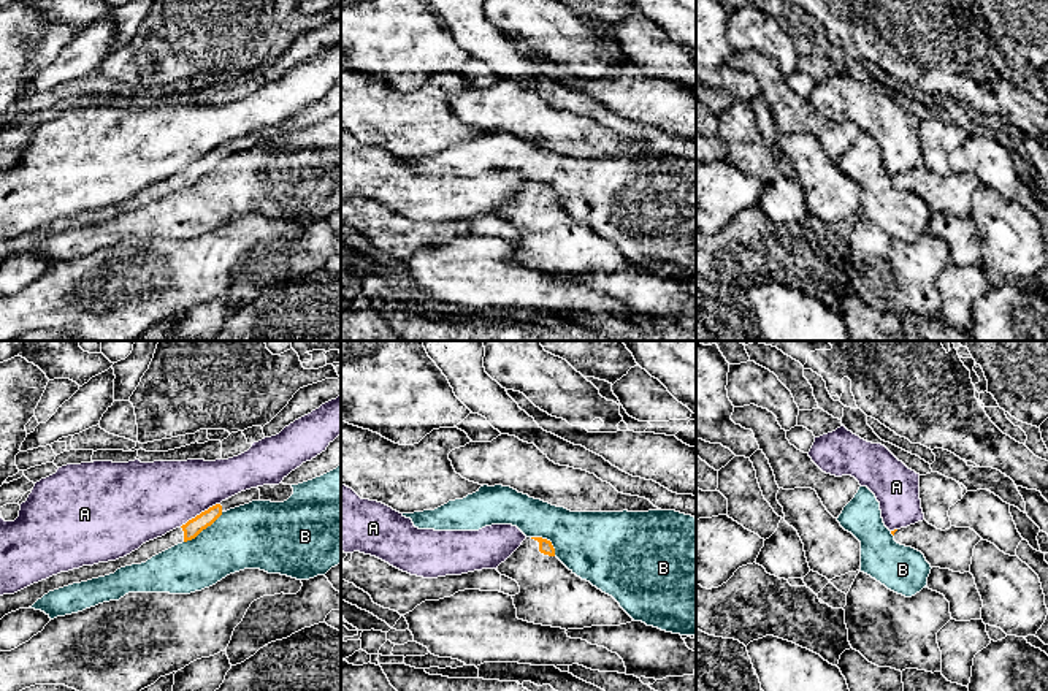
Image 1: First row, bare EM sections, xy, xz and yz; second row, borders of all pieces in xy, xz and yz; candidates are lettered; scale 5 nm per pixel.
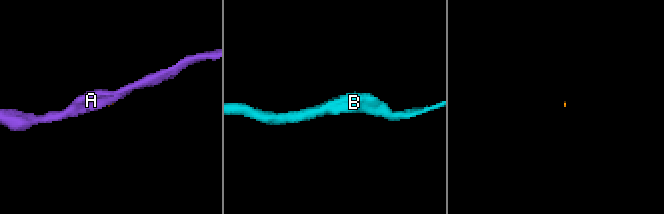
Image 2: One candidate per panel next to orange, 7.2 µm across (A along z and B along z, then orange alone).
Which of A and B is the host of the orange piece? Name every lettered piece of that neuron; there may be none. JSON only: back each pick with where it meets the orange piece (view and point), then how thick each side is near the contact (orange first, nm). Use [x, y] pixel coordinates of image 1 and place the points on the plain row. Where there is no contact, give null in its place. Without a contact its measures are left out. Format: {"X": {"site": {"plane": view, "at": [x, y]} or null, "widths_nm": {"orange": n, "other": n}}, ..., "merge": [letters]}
{"merge": []}

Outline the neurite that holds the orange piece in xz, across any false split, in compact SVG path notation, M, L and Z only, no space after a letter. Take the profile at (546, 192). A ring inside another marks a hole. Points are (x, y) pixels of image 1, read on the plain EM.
M526 182L496 216L520 231L512 241L518 265L566 276L634 266L612 241L569 216L547 184Z

